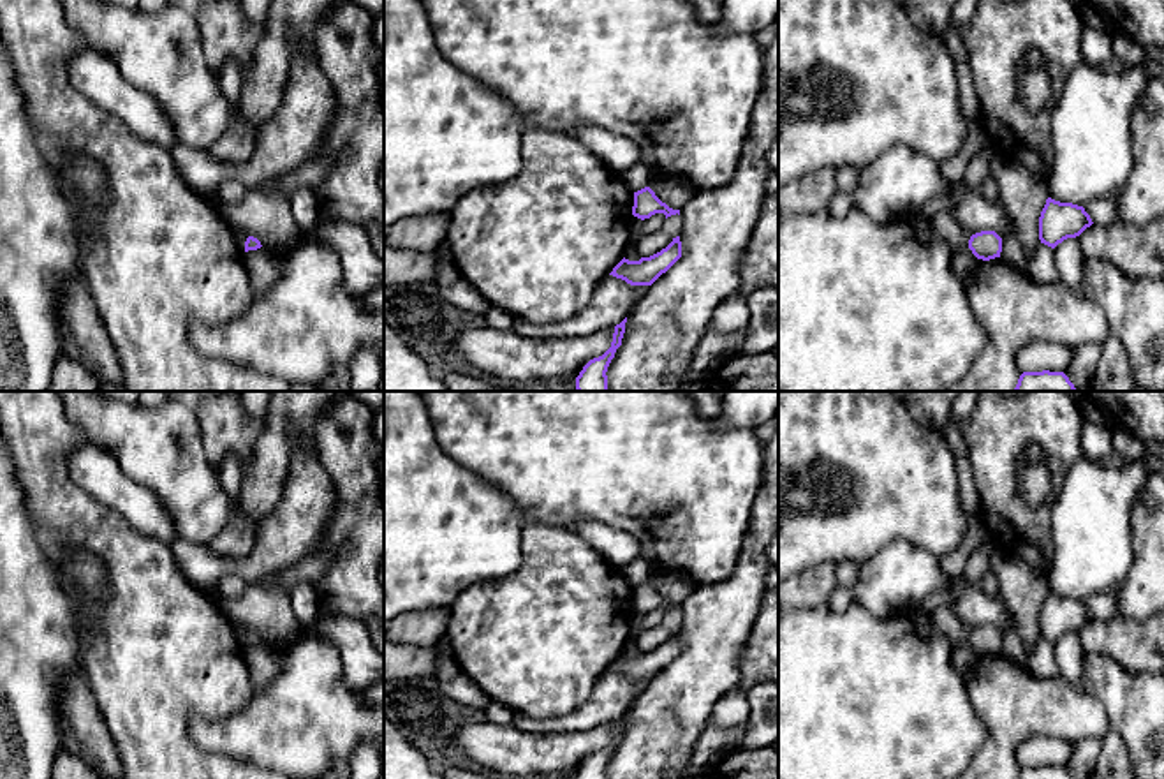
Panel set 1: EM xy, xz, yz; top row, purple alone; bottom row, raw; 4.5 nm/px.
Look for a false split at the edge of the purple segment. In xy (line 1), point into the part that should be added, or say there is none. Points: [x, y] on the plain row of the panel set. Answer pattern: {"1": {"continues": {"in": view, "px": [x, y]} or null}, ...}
{"1": {"continues": null}}

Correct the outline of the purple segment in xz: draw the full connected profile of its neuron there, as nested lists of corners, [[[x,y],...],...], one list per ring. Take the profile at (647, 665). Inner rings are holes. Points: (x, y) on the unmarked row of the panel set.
[[[680,631],[660,647],[641,652],[639,656],[622,654],[609,670],[625,675],[630,680],[652,680],[681,652]]]

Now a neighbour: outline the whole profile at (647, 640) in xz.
[[[657,626],[646,631],[637,633],[632,642],[639,649],[639,652],[650,652],[662,643],[666,643],[673,633],[666,626]]]

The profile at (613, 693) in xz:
[[[608,670],[593,686],[590,698],[565,716],[530,717],[514,714],[512,726],[528,733],[576,733],[620,719],[650,680],[630,680]]]

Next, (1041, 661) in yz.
[[[1039,638],[1035,647],[1027,654],[1027,668],[1035,677],[1057,679],[1060,671],[1055,664],[1053,643]]]

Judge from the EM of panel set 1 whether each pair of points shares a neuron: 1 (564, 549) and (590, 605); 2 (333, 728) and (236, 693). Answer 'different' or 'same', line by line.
1: same
2: different

